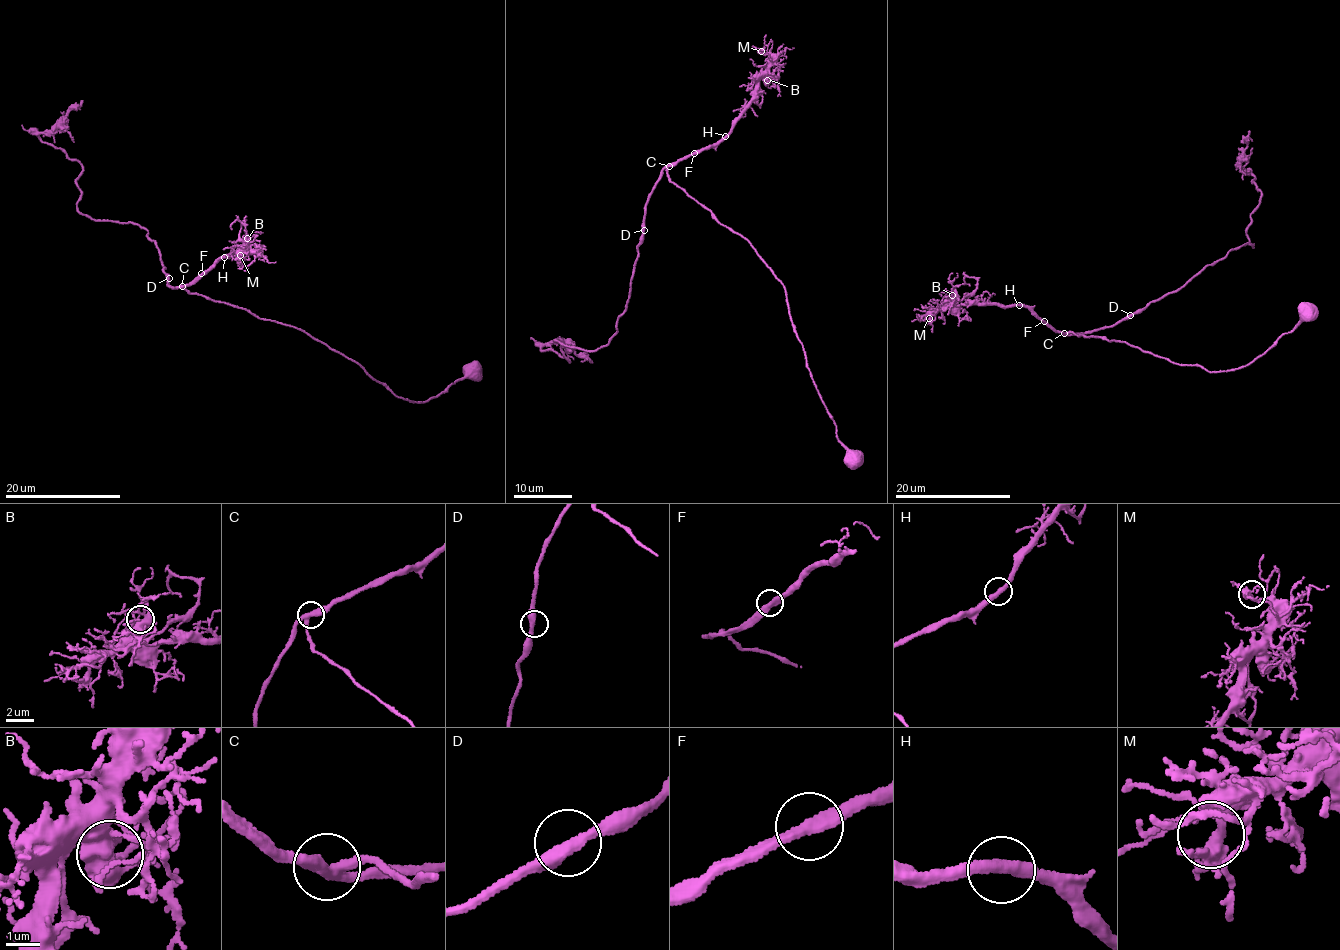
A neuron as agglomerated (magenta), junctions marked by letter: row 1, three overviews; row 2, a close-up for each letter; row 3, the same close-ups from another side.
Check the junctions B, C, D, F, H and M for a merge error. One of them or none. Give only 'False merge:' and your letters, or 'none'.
False merge: none

